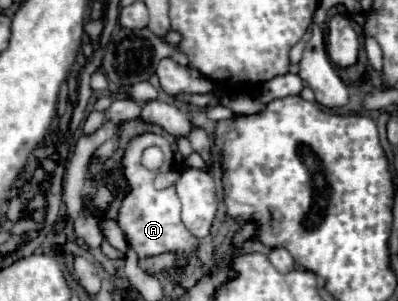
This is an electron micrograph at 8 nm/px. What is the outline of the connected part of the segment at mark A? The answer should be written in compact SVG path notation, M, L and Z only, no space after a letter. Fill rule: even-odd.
M142 134L138 138L134 138L122 158L122 172L126 174L126 182L130 186L130 194L126 194L126 198L122 200L122 208L120 208L120 228L124 230L124 234L128 236L132 248L136 250L136 254L140 258L146 256L154 256L160 252L168 252L174 250L178 254L182 254L184 258L178 260L178 264L186 264L190 252L196 248L196 240L192 238L192 234L186 230L186 226L180 220L180 202L176 196L174 188L166 188L166 190L156 190L154 188L154 178L162 172L168 172L172 168L172 160L174 154L170 150L170 144L166 138L158 136L158 134ZM150 146L158 146L164 152L164 162L158 170L148 170L142 166L140 156L146 148Z

